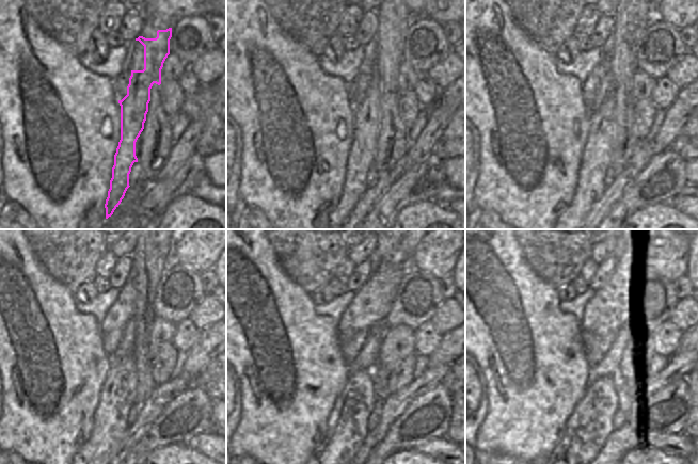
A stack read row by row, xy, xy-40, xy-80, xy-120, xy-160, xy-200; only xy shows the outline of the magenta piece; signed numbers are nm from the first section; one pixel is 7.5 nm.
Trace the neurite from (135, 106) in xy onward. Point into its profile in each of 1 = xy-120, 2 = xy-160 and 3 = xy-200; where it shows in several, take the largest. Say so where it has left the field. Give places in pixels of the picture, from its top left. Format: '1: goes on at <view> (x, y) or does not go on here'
1: goes on at xy-120 (119, 395)
2: goes on at xy-160 (348, 421)
3: goes on at xy-200 (589, 425)

